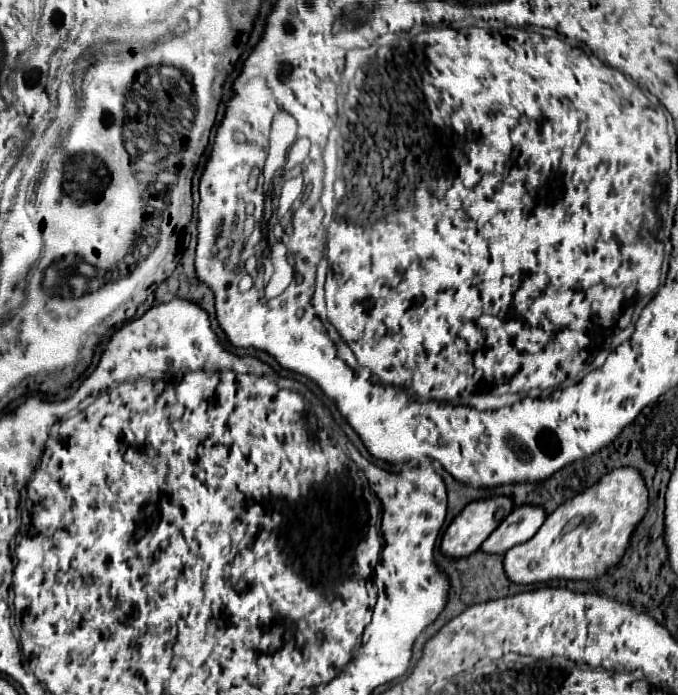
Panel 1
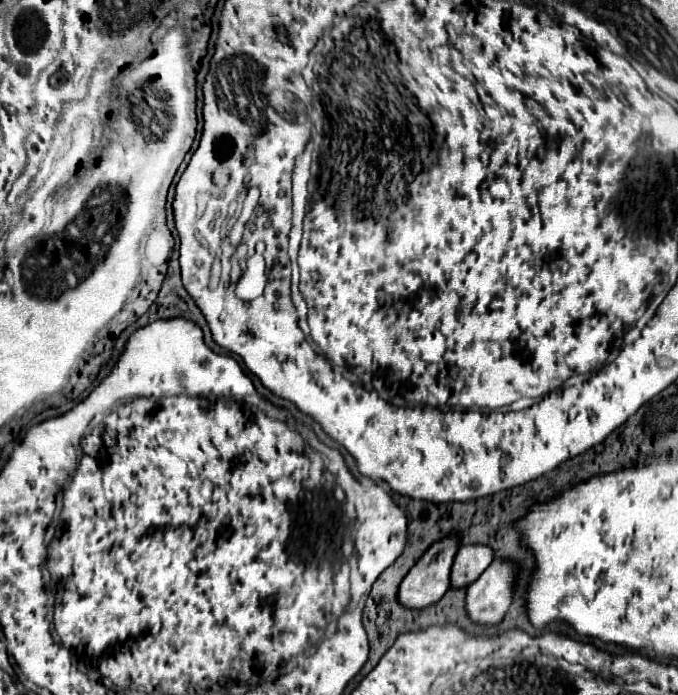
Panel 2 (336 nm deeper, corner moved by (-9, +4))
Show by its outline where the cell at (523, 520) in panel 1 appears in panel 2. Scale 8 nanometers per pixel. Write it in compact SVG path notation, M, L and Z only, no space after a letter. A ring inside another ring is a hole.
M463 545L451 569L451 587L467 587L473 583L485 567L491 565L495 551L489 545Z

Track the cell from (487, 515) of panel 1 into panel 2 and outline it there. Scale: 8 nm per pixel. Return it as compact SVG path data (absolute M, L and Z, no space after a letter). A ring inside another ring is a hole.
M459 535L443 537L431 545L421 561L407 573L399 587L399 601L411 609L423 609L437 603L449 589L449 569L453 567L459 545Z

